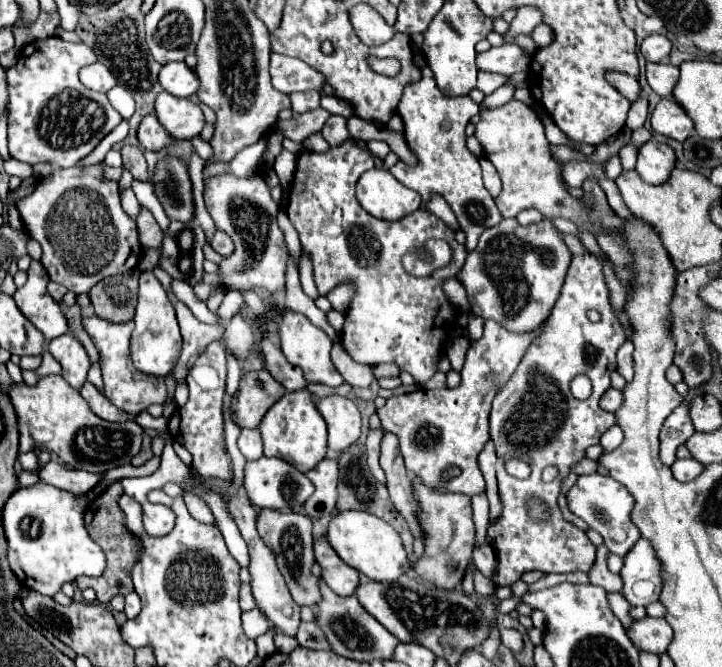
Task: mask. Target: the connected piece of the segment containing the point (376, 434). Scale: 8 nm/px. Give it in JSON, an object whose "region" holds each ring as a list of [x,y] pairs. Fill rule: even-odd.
{"region":[[[383,427],[369,429],[369,435],[367,435],[367,463],[369,463],[369,469],[375,475],[375,479],[379,479],[381,483],[385,483],[385,473],[383,473],[383,469],[379,465],[379,453],[381,453],[383,437],[385,437]]]}

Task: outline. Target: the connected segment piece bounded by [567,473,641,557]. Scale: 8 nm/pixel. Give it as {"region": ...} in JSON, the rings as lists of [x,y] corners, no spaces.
{"region":[[[599,473],[581,475],[577,479],[577,483],[571,487],[567,501],[569,501],[569,509],[577,517],[581,517],[585,523],[589,523],[591,529],[601,533],[601,537],[611,553],[625,557],[631,551],[631,547],[639,541],[641,533],[639,533],[637,525],[631,521],[631,511],[633,511],[635,499],[623,485],[612,477]]]}

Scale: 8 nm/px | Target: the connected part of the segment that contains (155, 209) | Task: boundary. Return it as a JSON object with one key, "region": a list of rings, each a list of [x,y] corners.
{"region":[[[133,181],[131,189],[135,191],[135,195],[137,195],[139,203],[141,203],[141,205],[143,205],[145,209],[149,209],[149,211],[153,213],[153,217],[155,217],[155,219],[157,219],[157,223],[159,223],[159,227],[161,227],[161,229],[163,229],[163,233],[167,235],[169,219],[167,219],[167,215],[165,215],[163,207],[161,207],[159,199],[155,197],[155,193],[153,193],[153,187],[151,187],[151,183],[149,183],[149,181],[147,181],[147,183],[141,183],[141,181]]]}

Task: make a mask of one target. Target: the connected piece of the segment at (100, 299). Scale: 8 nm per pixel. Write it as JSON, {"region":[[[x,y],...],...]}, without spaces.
{"region":[[[131,269],[123,275],[113,275],[99,281],[89,291],[97,317],[115,323],[131,321],[137,307],[137,279],[139,271]]]}

